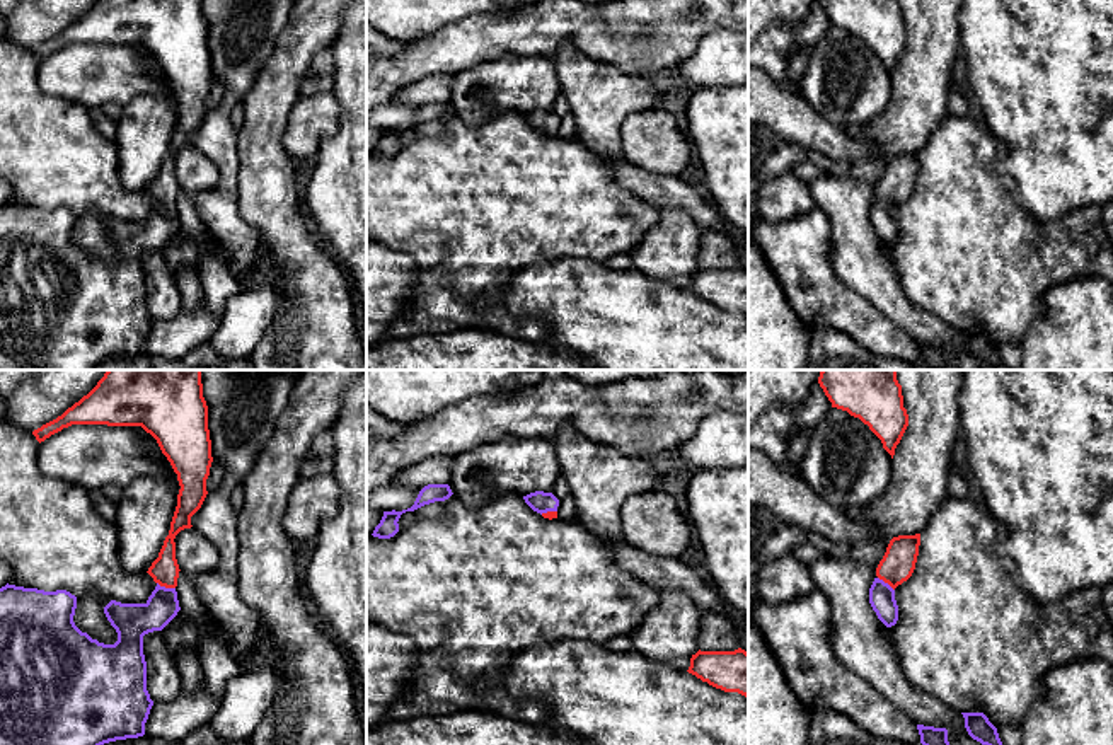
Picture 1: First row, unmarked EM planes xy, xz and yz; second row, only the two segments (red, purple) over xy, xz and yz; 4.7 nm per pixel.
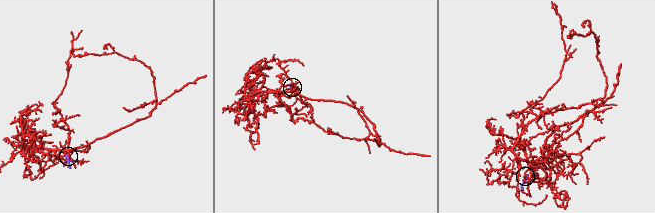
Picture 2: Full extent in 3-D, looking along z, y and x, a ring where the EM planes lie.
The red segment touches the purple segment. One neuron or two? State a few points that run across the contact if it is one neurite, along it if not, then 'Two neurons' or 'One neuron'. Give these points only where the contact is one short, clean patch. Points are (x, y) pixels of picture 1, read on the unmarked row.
Line: xy (164, 188), (166, 205), (132, 239). One neuron

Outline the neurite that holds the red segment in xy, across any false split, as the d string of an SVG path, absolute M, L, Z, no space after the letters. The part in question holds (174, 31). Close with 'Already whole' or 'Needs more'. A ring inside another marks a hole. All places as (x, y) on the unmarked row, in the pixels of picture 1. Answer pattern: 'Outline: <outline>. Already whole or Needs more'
Outline: M97 0L87 14L56 38L34 48L32 53L41 61L72 43L141 44L157 58L177 92L181 104L177 124L159 176L147 189L157 201L148 218L145 222L111 218L104 225L107 239L118 251L114 263L99 261L75 244L77 215L66 208L44 210L9 201L0 206L0 370L94 370L104 361L145 353L153 319L147 309L143 254L162 249L181 228L176 210L181 188L174 157L181 148L193 145L191 135L208 113L206 97L213 75L201 0Z. Needs more

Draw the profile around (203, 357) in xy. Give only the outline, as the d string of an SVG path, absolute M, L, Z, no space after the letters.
M203 343L176 360L143 353L104 361L94 370L252 370L252 365L249 356L227 360L215 351L211 343Z

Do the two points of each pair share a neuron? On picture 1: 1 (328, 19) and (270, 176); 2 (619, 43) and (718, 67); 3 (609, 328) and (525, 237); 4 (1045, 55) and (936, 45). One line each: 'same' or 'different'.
1: same
2: different
3: different
4: different

